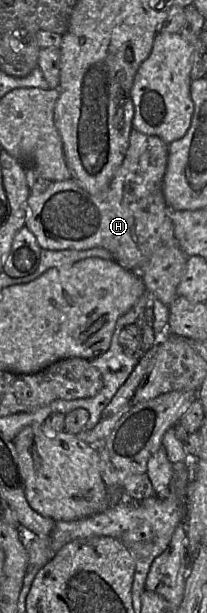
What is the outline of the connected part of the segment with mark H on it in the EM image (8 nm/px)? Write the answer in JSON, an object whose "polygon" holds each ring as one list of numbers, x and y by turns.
{"polygon":[[133,128,130,132,129,147,126,151,125,157,121,165,116,170,108,187,100,193,91,194,81,188,72,178,63,181,51,182,47,189,39,194,31,194,27,199,27,216,25,226,35,235,38,244,42,249,49,250,62,250,62,249,75,249,86,250,90,248,100,247,107,249,112,259,120,264,123,268,132,271,136,274,142,272,142,266,147,262,153,253,164,246,176,245,177,240,175,238,174,225,169,216,169,207,166,203,163,193,163,179,167,168,169,153,169,144,163,141,156,135,148,135]]}

